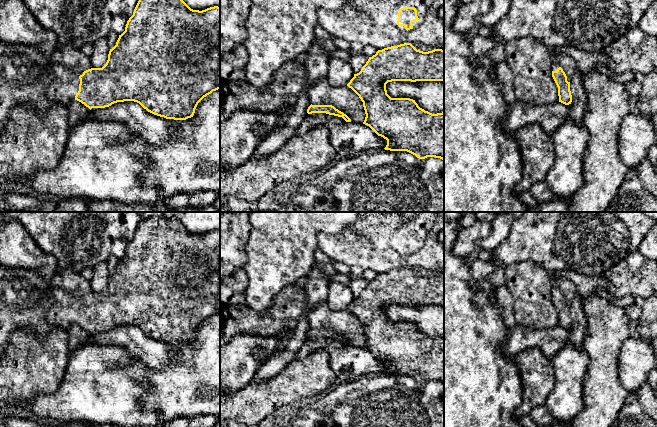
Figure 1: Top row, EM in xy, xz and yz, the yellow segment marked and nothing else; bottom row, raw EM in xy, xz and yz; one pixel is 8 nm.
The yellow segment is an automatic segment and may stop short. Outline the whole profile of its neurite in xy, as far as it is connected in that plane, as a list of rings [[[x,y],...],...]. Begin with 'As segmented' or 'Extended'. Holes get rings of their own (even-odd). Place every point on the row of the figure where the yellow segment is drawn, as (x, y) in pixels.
Extended. [[[139,0],[125,31],[110,49],[102,68],[80,72],[55,63],[52,80],[46,90],[49,100],[66,105],[77,100],[88,107],[105,108],[117,102],[134,101],[148,112],[166,119],[193,117],[198,103],[220,89],[220,7],[193,10],[183,0]]]

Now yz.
Extended. [[[554,60],[552,64],[552,77],[558,87],[559,102],[569,105],[572,102],[570,91],[570,82],[567,81],[567,76],[560,64]]]

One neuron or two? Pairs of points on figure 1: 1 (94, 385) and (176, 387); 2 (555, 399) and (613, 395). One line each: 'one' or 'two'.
1: one
2: two

